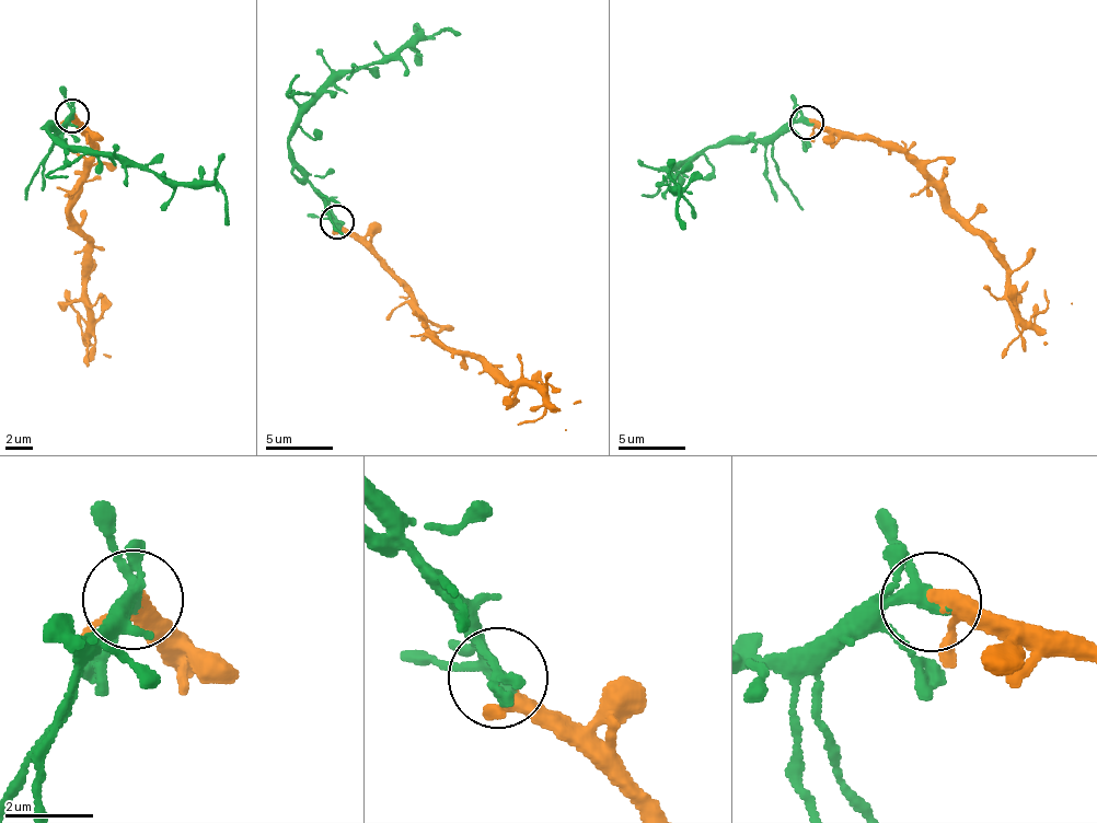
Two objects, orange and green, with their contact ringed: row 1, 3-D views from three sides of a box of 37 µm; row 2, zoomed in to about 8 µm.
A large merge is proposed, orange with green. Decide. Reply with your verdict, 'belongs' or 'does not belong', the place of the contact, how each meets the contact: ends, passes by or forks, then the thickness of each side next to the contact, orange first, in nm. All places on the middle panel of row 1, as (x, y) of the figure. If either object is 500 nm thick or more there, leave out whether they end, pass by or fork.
belongs | (336, 221) | orange passes by | green passes by | 280/280 nm

